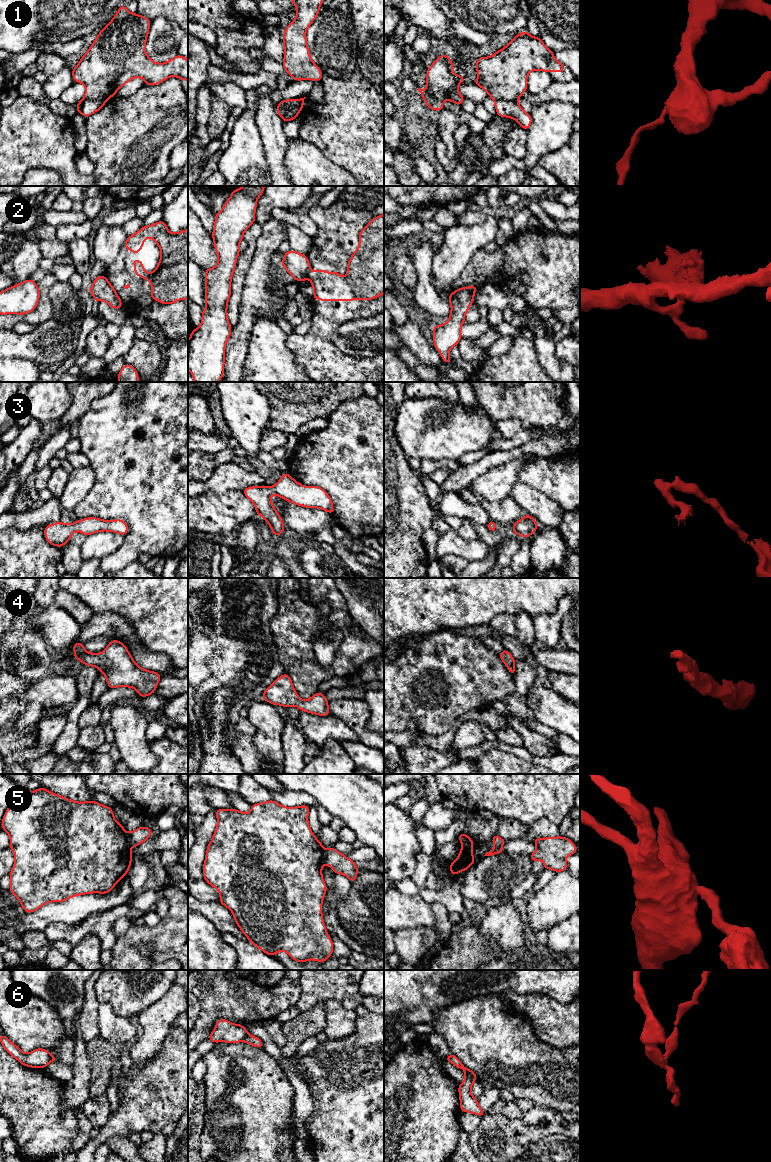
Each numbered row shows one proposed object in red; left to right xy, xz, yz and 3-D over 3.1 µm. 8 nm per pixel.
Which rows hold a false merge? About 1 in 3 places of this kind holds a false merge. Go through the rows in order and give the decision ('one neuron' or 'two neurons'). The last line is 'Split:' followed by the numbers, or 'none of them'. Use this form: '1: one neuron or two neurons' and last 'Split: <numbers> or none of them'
1: two neurons
2: two neurons
3: one neuron
4: one neuron
5: two neurons
6: two neurons
Split: 1, 2, 5, 6

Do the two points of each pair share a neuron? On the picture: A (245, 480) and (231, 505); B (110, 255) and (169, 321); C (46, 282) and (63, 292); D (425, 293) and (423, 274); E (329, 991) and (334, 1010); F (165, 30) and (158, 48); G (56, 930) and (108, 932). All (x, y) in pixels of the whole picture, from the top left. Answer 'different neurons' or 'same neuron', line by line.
A: different neurons
B: different neurons
C: different neurons
D: same neuron
E: different neurons
F: same neuron
G: same neuron

